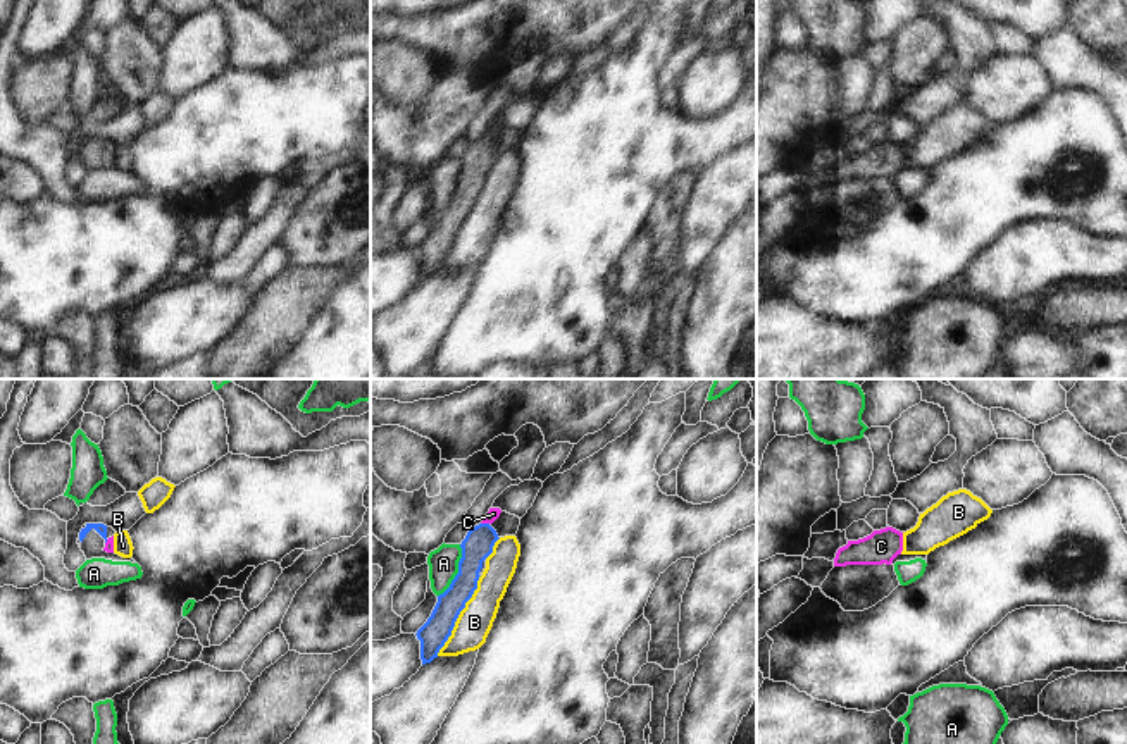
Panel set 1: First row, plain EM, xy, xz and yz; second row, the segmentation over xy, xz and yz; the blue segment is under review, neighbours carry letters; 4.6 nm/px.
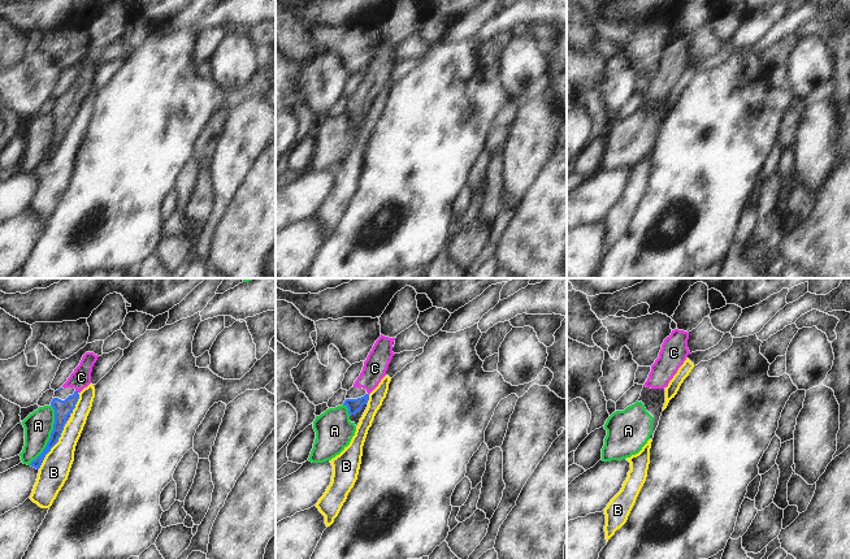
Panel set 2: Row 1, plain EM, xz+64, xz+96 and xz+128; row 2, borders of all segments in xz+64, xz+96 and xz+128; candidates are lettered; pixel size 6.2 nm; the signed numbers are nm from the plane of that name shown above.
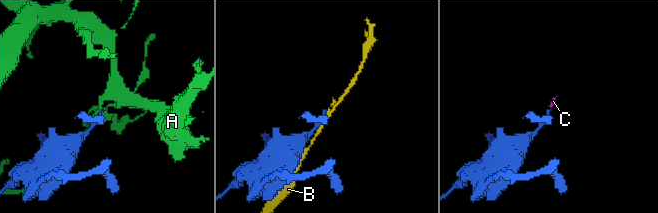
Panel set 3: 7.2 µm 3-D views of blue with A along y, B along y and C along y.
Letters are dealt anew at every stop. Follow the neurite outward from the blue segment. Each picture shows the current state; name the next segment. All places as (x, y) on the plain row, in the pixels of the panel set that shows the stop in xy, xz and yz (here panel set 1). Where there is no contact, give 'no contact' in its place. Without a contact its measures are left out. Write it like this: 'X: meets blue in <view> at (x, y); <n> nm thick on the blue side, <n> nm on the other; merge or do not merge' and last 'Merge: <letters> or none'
A: meets blue in xz at (459, 185); 140 nm thick on the blue side, 140 nm on the other; do not merge
B: meets blue in xz at (459, 228); 140 nm thick on the blue side, 160 nm on the other; do not merge
C: meets blue in xz at (485, 138); 140 nm thick on the blue side, 60 nm on the other; merge
Merge: C

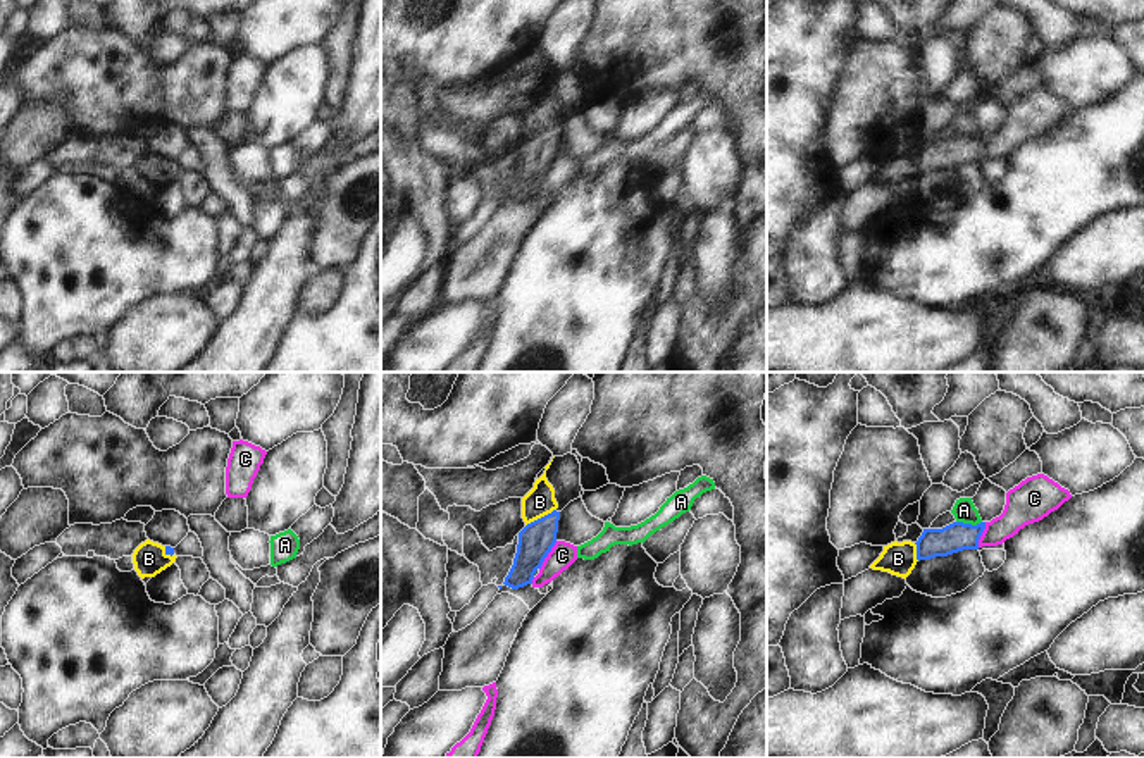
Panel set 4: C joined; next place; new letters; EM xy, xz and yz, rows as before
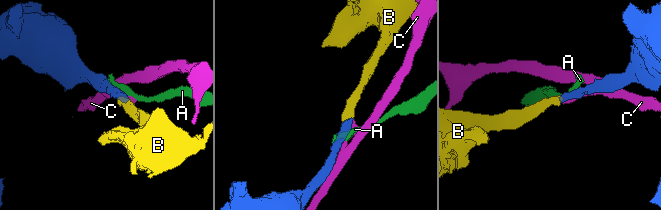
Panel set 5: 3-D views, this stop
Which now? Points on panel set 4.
A: meets blue in yz at (969, 138); 140 nm thick on the blue side, 110 nm on the other; do not merge
B: meets blue in xz at (541, 131); 160 nm thick on the blue side, 140 nm on the other; merge
C: meets blue in xz at (547, 169); 160 nm thick on the blue side, 120 nm on the other; do not merge
Merge: B

